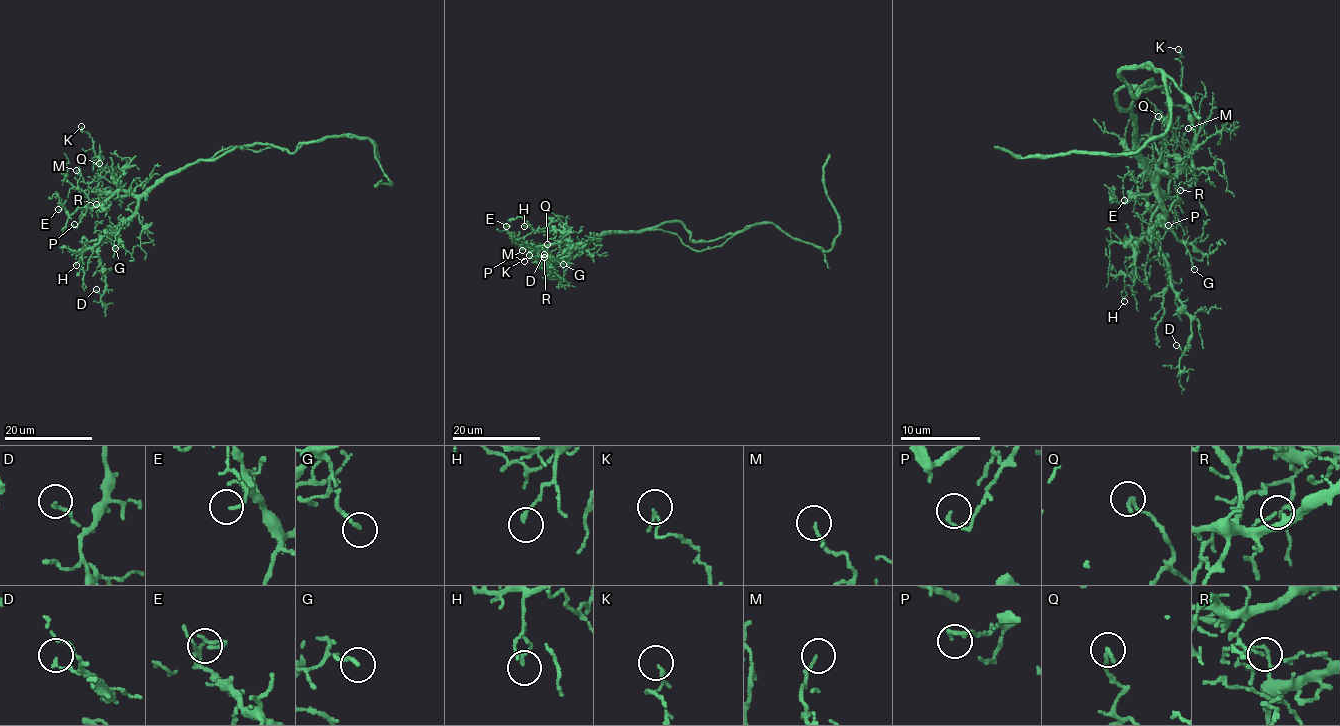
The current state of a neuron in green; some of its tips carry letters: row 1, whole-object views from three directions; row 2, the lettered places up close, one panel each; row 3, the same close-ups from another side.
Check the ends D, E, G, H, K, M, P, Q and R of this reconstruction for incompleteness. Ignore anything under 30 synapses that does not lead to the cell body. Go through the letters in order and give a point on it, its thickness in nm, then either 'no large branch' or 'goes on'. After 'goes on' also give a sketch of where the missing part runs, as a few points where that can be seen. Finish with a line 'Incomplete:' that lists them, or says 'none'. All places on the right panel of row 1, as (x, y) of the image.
D: at (1176, 345); 130 nm thick; no large branch
E: at (1124, 200); 110 nm thick; no large branch
G: at (1194, 269); 140 nm thick; no large branch
H: at (1124, 301); 160 nm thick; no large branch
K: at (1178, 49); 130 nm thick; no large branch
M: at (1188, 128); 130 nm thick; no large branch
P: at (1168, 225); 150 nm thick; no large branch
Q: at (1158, 116); 160 nm thick; no large branch
R: at (1180, 190); 110 nm thick; no large branch
Incomplete: none

